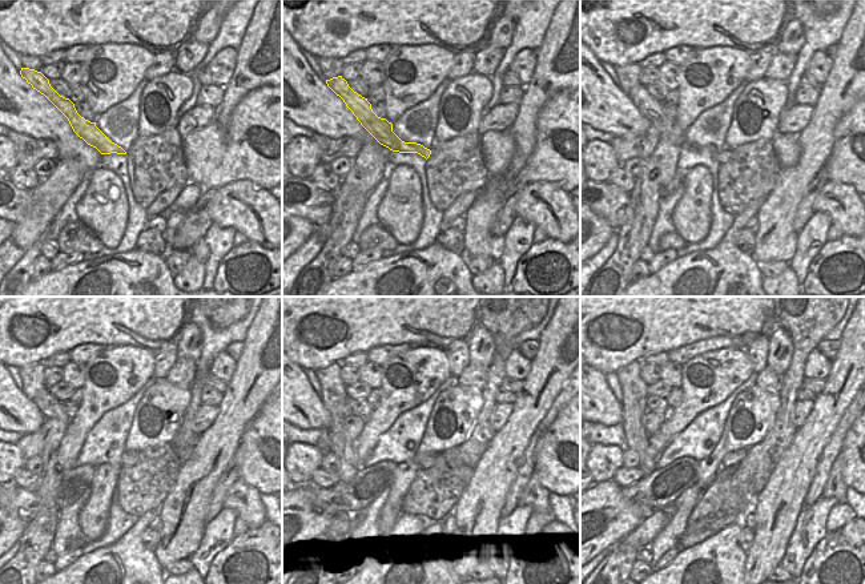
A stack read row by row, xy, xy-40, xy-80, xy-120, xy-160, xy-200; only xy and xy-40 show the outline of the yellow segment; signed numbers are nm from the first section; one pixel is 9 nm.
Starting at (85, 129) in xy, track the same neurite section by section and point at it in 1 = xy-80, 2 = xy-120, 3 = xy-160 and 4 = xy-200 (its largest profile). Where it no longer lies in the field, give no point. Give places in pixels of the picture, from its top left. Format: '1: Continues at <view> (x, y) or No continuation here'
1: Continues at xy-80 (651, 108)
2: Continues at xy-120 (49, 406)
3: Continues at xy-160 (429, 459)
4: Continues at xy-200 (731, 459).

